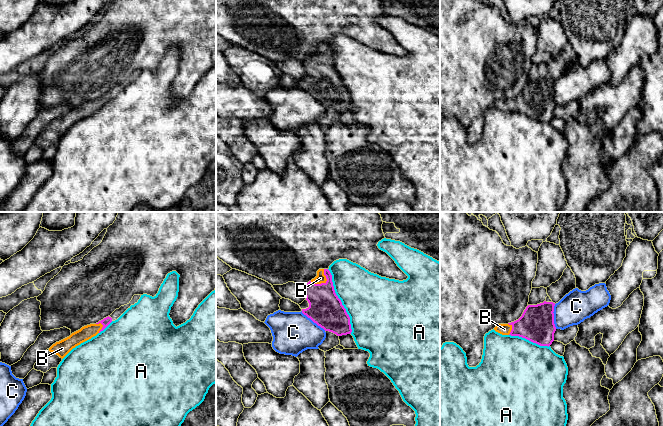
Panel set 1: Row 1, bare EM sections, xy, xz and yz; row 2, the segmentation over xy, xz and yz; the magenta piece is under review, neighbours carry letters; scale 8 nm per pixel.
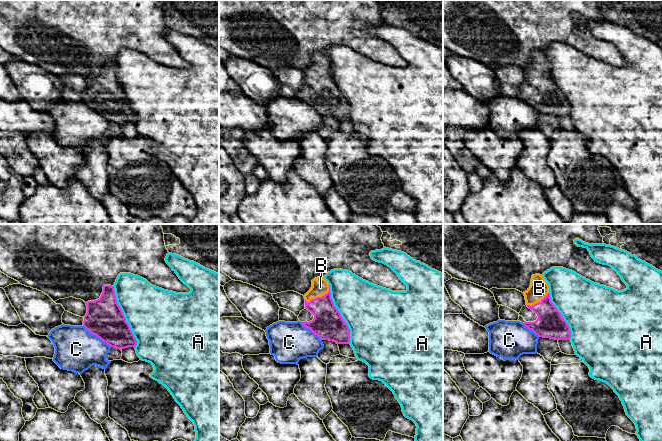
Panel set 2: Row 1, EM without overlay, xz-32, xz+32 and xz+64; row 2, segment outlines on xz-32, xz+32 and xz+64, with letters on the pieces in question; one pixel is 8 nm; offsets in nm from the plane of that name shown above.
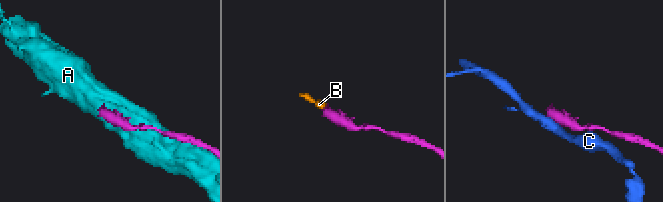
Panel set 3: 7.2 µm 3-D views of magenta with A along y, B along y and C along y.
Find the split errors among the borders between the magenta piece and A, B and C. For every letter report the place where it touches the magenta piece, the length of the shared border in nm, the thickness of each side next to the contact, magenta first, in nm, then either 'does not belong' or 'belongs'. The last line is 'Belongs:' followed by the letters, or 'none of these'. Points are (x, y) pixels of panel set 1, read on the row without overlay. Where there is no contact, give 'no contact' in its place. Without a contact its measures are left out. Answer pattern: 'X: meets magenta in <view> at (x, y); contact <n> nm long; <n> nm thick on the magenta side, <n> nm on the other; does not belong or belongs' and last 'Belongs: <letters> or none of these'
A: meets magenta in xz at (340, 77); contact 550 nm long; 280 nm thick on the magenta side, 440 nm on the other; does not belong
B: meets magenta in xz at (323, 59); contact 160 nm long; 280 nm thick on the magenta side, 80 nm on the other; belongs
C: meets magenta in xz at (313, 97); contact 260 nm long; 280 nm thick on the magenta side, 340 nm on the other; does not belong
Belongs: B

